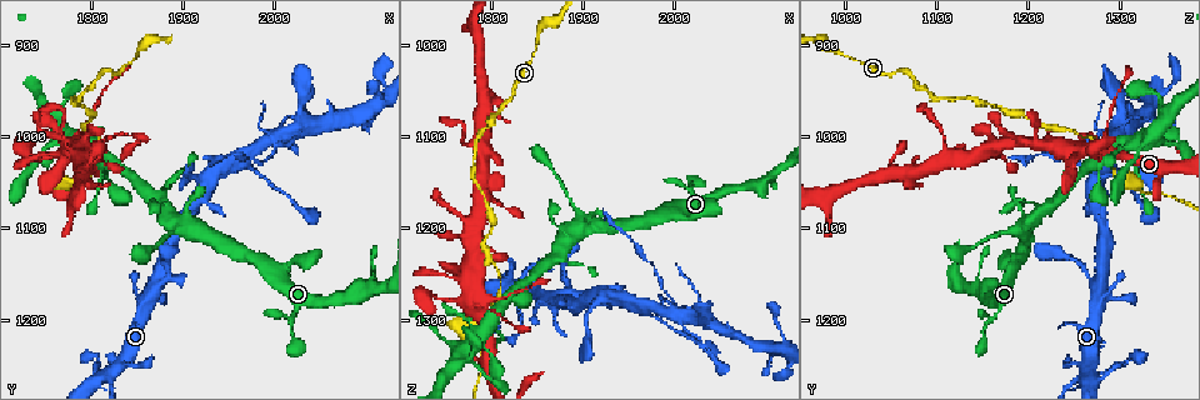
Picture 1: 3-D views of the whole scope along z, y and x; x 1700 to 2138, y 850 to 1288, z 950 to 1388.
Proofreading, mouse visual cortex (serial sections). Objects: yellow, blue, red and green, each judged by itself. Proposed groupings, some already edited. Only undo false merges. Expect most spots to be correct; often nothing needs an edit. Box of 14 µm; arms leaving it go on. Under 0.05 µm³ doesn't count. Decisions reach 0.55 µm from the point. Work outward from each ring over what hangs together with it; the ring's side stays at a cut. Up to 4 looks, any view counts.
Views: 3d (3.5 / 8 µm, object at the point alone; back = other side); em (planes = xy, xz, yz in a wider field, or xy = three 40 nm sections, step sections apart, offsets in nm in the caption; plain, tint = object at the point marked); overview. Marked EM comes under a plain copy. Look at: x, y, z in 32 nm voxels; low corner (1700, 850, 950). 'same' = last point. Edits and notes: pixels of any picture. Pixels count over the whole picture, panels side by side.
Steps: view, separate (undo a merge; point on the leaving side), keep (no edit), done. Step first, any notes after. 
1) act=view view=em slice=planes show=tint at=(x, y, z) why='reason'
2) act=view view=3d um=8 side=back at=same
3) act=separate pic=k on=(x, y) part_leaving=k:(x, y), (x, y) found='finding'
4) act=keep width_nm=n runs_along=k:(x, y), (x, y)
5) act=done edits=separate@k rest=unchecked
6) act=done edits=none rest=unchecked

act=view view=3d um=3.5 at=(1820, 1025, 1270) why='thick turns thin'

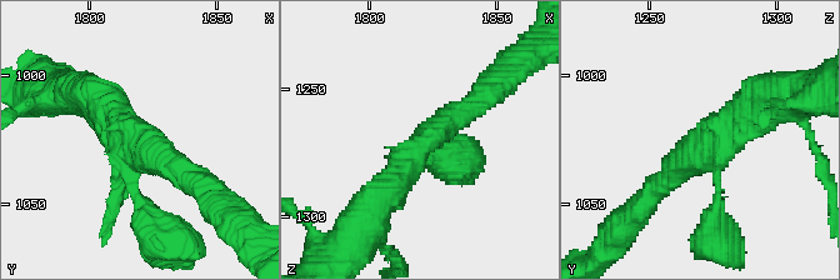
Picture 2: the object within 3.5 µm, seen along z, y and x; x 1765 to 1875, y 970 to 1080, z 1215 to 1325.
act=view view=em slice=xy step=3 show=tint at=(1822, 1025, 1270) arms=3 arm_widths_nm=150,300,450 why='need the tissue'

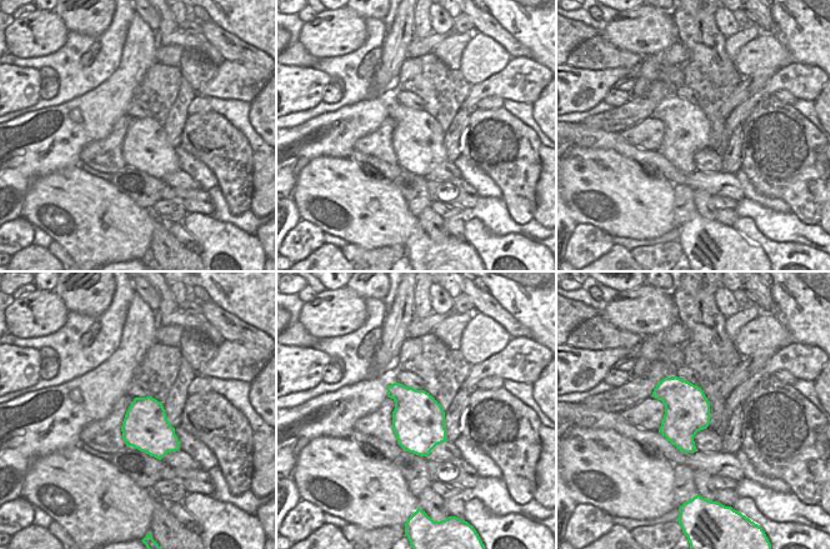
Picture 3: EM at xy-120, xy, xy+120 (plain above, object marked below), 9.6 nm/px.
act=keep runs_along=2:(483, 96), (425, 141), (383, 199) found='all the same cell'

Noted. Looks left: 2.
act=view view=em slice=xy step=5 show=tint at=(1995, 1005, 1290) why='looks like a crossing'

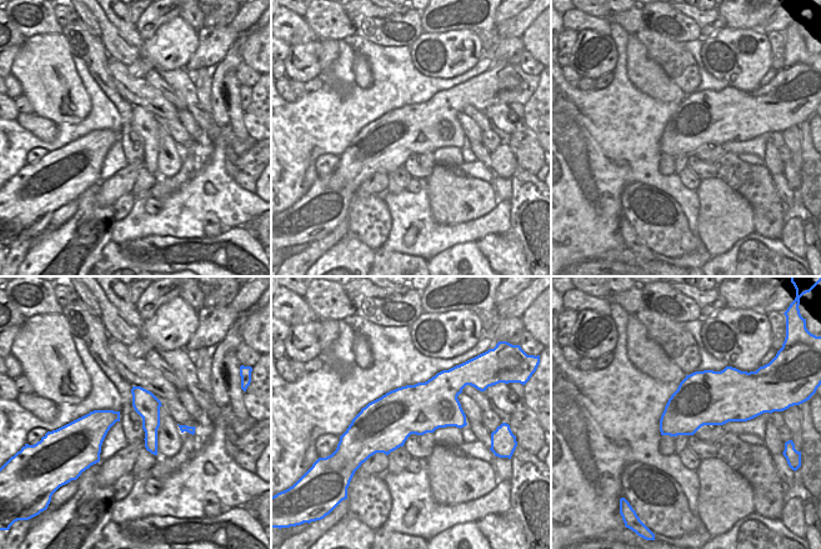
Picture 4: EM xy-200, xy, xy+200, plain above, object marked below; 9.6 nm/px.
act=view view=3d um=3.5 at=same why='wider look'

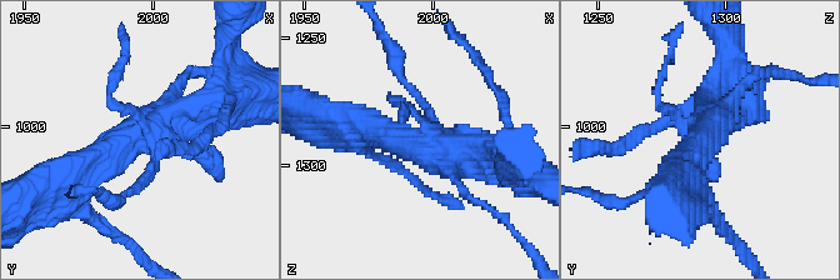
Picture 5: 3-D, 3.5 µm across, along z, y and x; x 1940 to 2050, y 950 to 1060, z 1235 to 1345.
act=separate pic=5 on=(136, 186) part_leaving=5:(154, 159), (116, 201), (100, 194) found='a second cell is stuck on'

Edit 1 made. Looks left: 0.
act=done edits=separate@5 rest=unchecked

